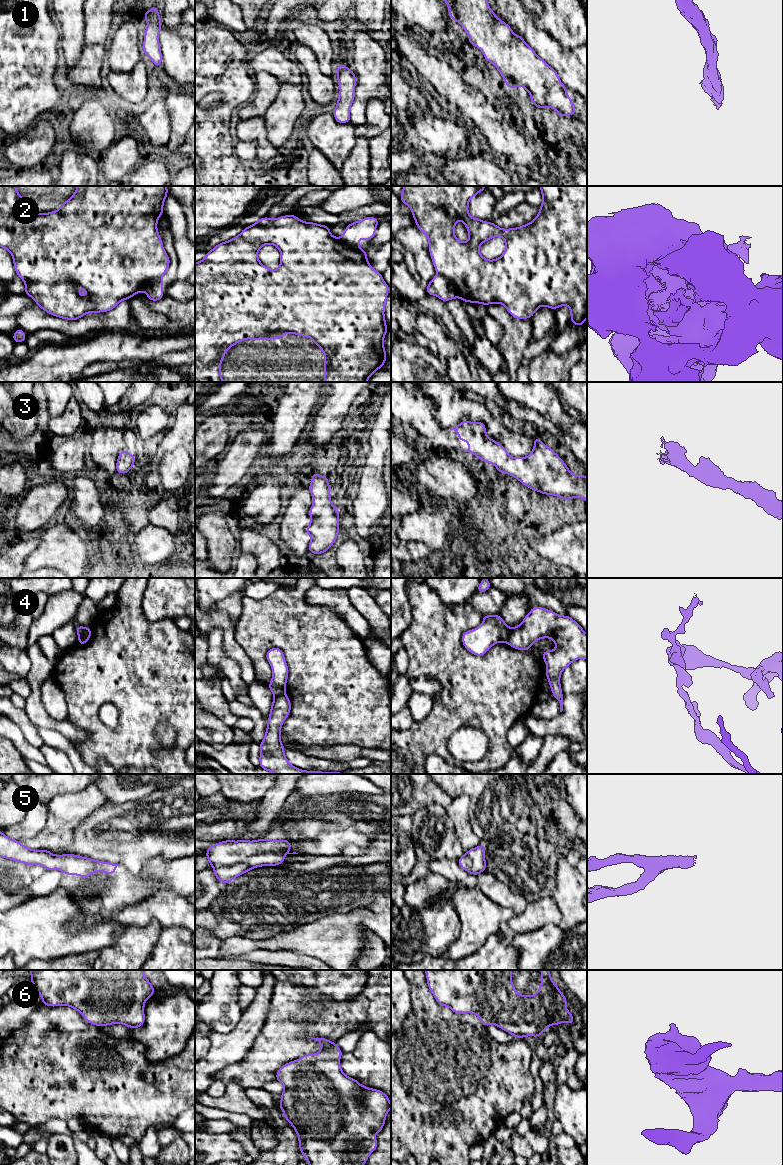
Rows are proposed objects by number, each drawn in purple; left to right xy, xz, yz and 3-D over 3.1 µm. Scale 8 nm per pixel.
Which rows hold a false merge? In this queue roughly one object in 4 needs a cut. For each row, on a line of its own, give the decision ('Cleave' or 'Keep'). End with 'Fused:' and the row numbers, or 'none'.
1: Keep
2: Keep
3: Keep
4: Cleave
5: Keep
6: Keep
Fused: 4

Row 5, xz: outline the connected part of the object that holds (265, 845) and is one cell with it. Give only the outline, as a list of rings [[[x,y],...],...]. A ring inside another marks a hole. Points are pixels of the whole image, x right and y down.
[[[287,839],[225,840],[211,845],[206,857],[216,879],[228,884],[251,869],[282,864],[286,854],[298,854],[288,852],[292,846]]]

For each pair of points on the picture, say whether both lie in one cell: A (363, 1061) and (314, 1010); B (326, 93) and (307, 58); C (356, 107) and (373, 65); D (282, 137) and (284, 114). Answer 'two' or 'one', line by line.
A: two
B: one
C: one
D: one

